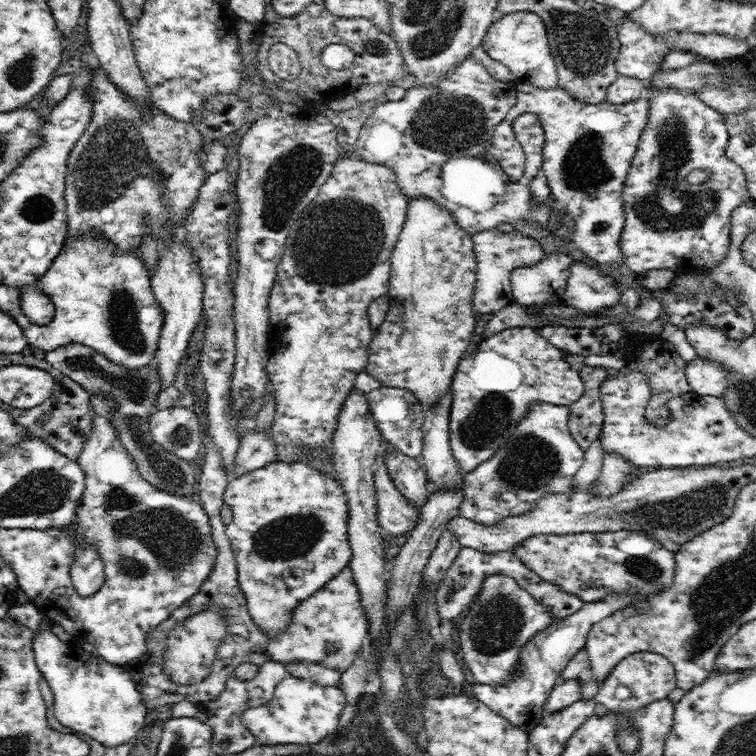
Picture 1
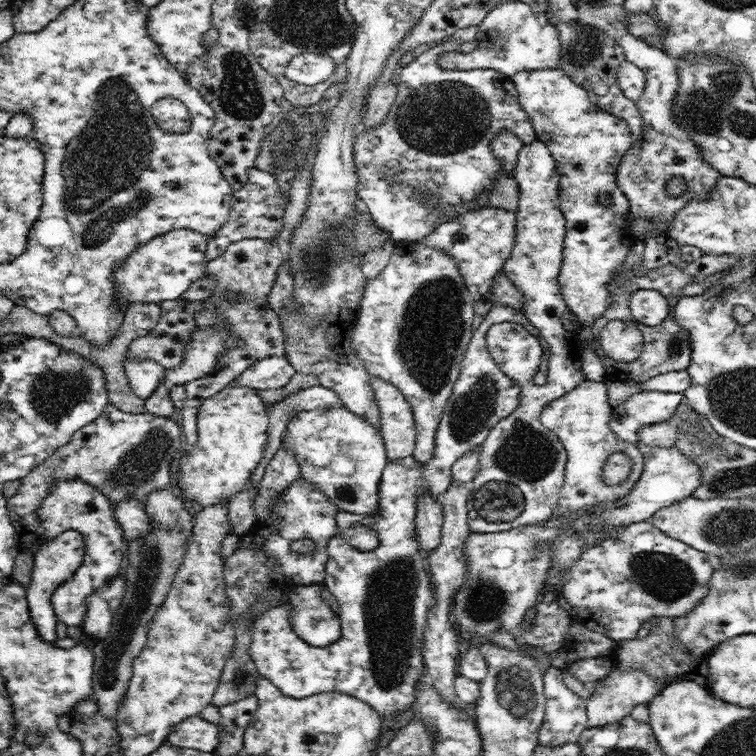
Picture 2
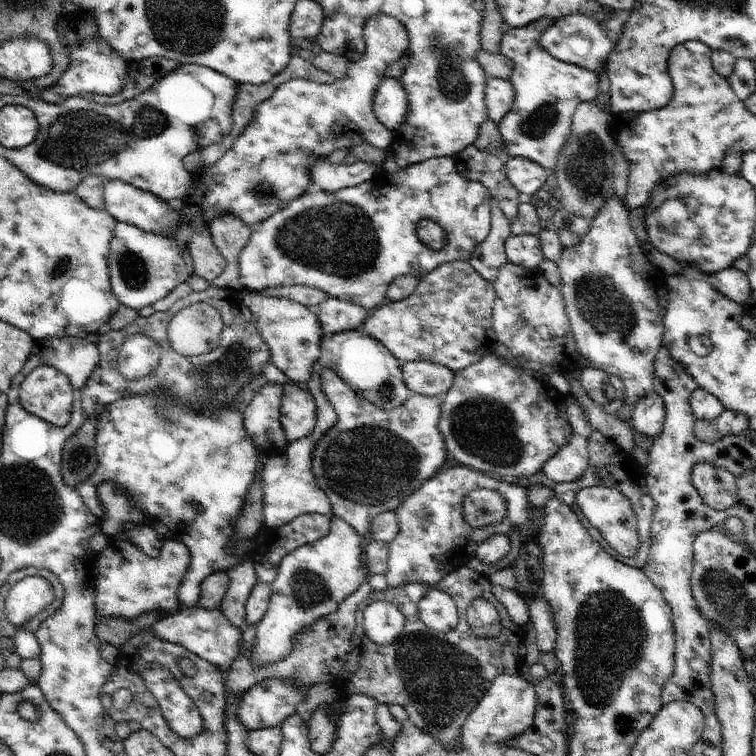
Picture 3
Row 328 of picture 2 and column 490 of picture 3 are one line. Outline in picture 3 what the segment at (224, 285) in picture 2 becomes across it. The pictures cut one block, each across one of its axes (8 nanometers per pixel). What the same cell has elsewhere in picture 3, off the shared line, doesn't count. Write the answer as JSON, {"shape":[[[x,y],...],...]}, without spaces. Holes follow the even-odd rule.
{"shape":[[[490,198],[490,234],[482,244],[474,248],[469,264],[487,282],[494,283],[502,266],[509,261],[505,254],[505,243],[511,238],[511,222],[500,210],[498,200]]]}

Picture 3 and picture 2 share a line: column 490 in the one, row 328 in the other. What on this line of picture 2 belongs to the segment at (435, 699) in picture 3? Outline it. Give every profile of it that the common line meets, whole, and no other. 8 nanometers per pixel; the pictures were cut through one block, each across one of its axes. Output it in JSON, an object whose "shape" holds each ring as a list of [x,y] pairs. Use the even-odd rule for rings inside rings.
{"shape":[[[638,240],[630,252],[626,254],[626,258],[623,261],[620,270],[616,271],[612,275],[612,280],[608,283],[608,292],[610,292],[610,305],[604,314],[600,318],[596,318],[596,322],[592,324],[591,328],[582,325],[582,330],[576,333],[576,338],[580,339],[580,346],[582,350],[586,347],[592,347],[596,351],[596,355],[600,357],[602,363],[604,363],[604,381],[630,381],[644,382],[651,379],[653,376],[658,376],[667,372],[687,370],[689,362],[691,361],[691,340],[690,333],[686,329],[680,327],[675,320],[675,306],[680,298],[680,292],[682,288],[690,282],[693,282],[693,276],[687,272],[681,271],[674,265],[666,264],[662,268],[650,269],[647,273],[642,274],[641,277],[636,277],[633,281],[629,280],[626,276],[626,270],[631,270],[634,266],[638,266],[642,262],[642,254],[644,252],[644,242]],[[640,289],[656,289],[662,296],[665,296],[667,303],[669,304],[668,316],[656,326],[648,326],[639,321],[634,321],[637,328],[642,332],[644,338],[644,346],[640,356],[632,362],[615,361],[614,359],[607,358],[604,349],[598,343],[598,334],[603,330],[606,322],[614,318],[620,320],[633,320],[630,314],[630,308],[628,307],[628,298],[632,292]]]}

